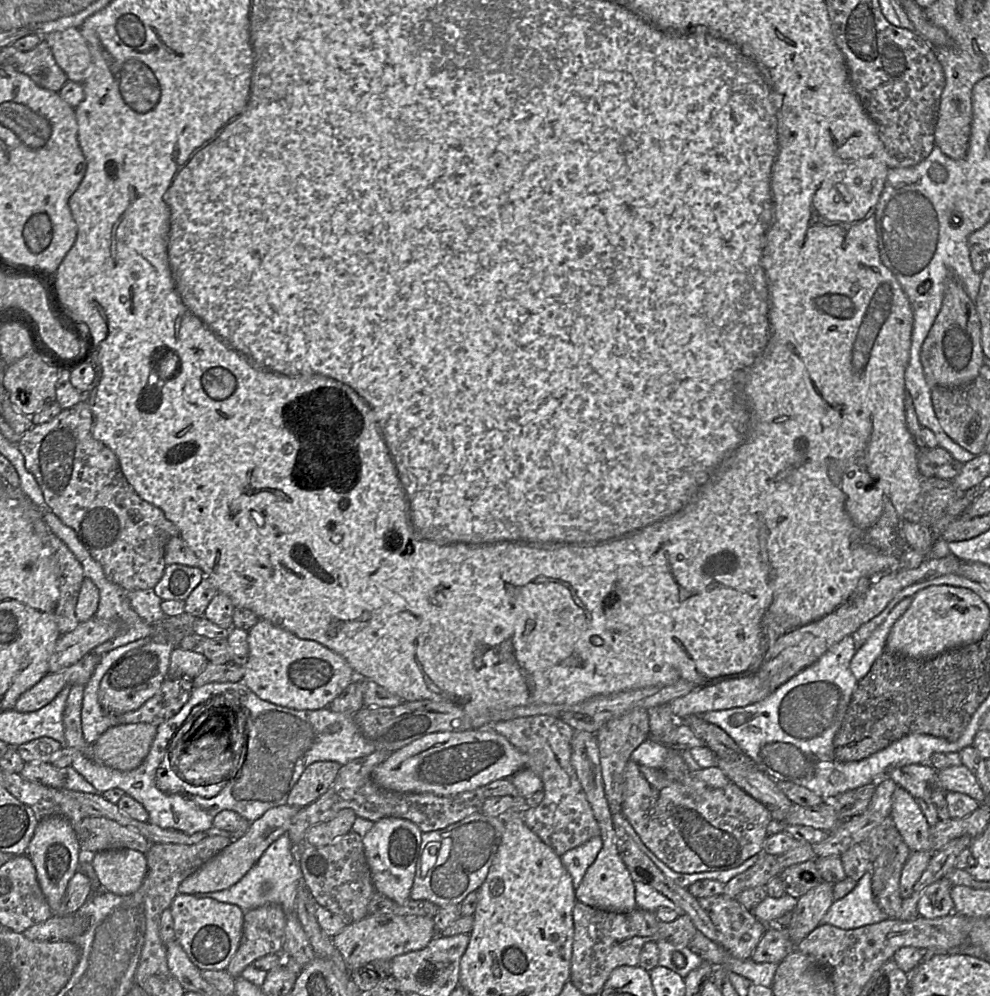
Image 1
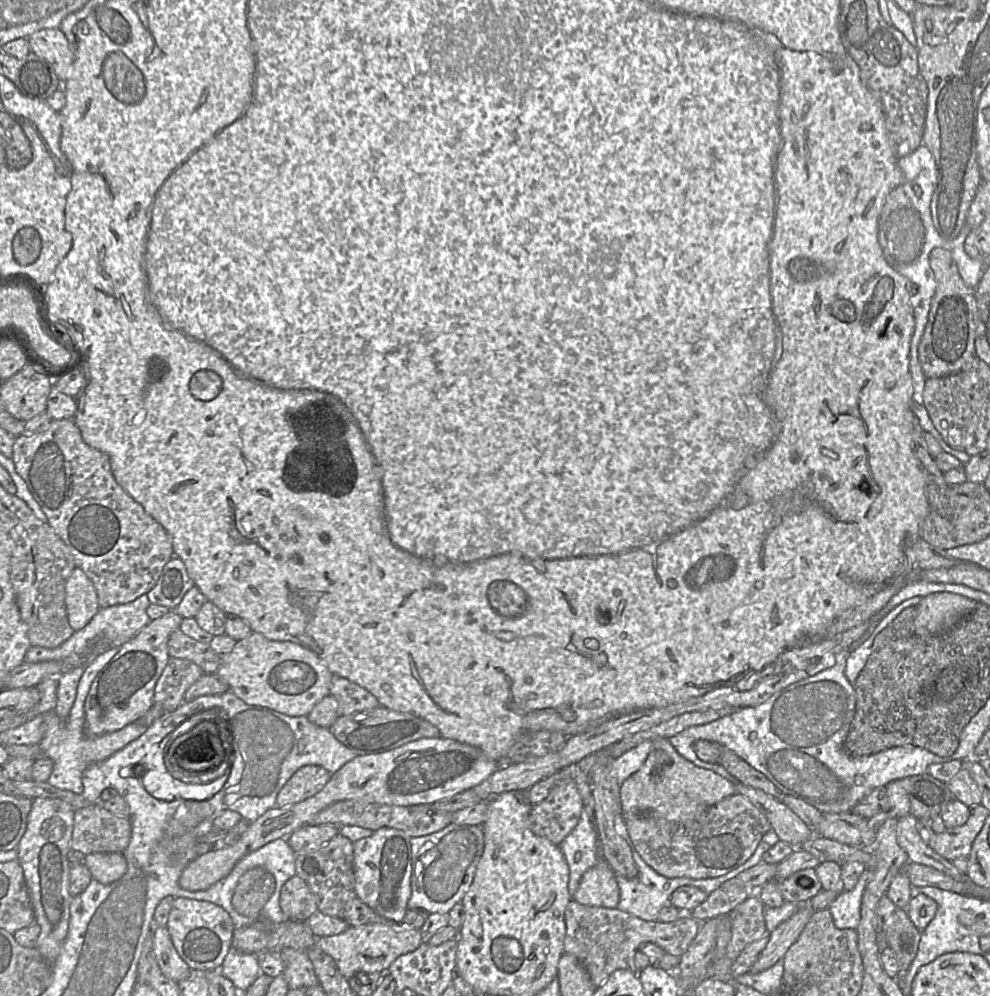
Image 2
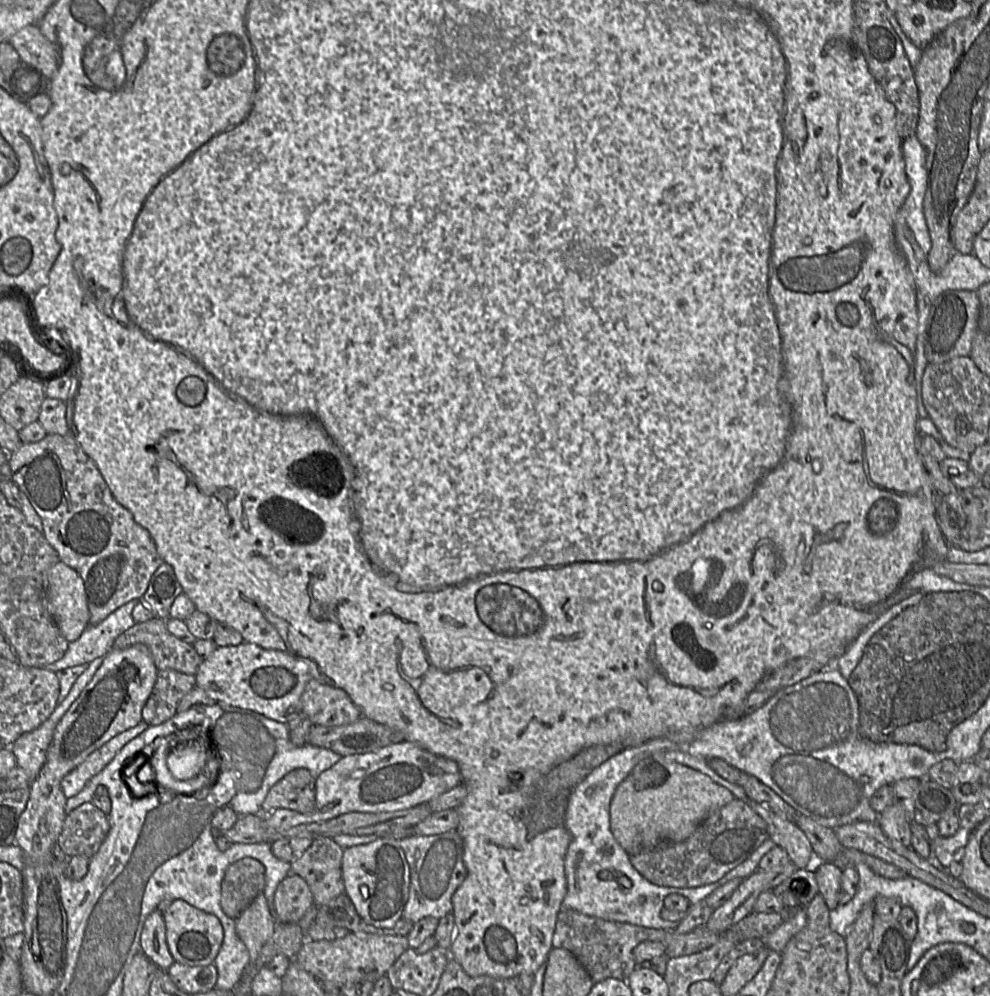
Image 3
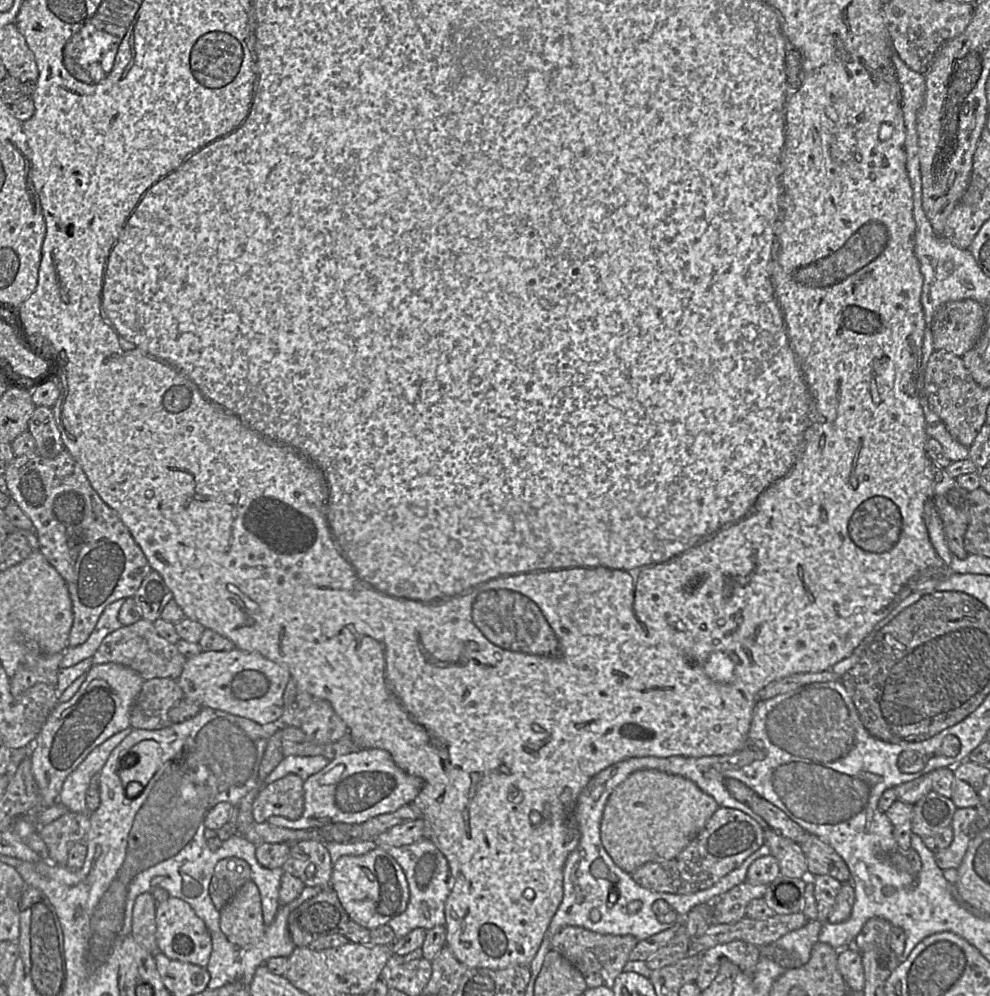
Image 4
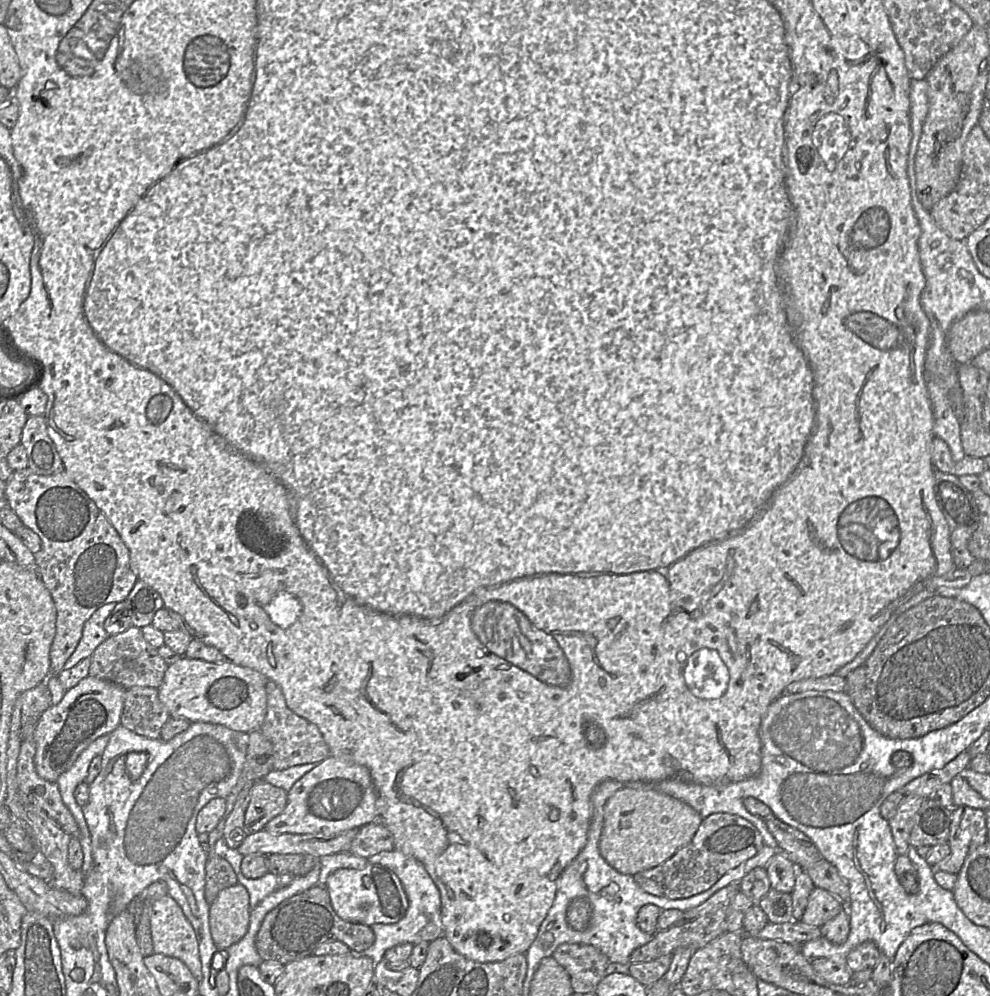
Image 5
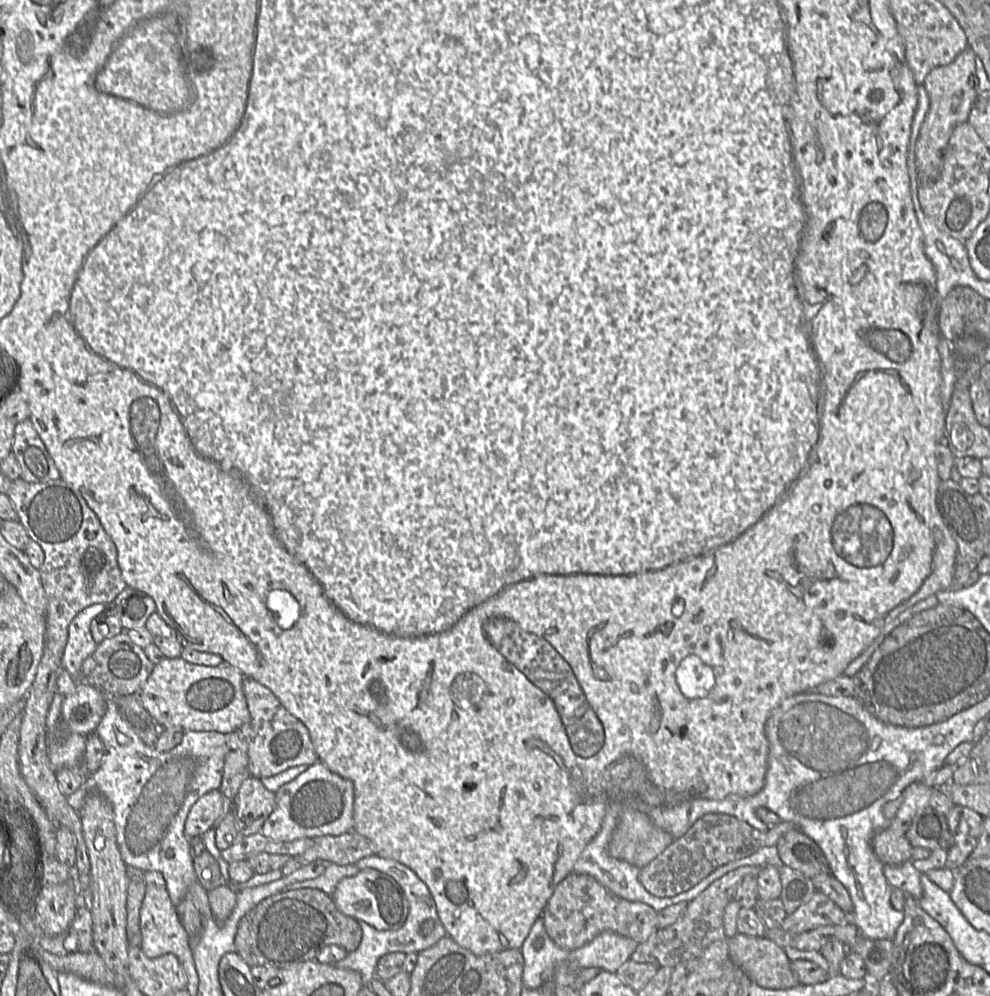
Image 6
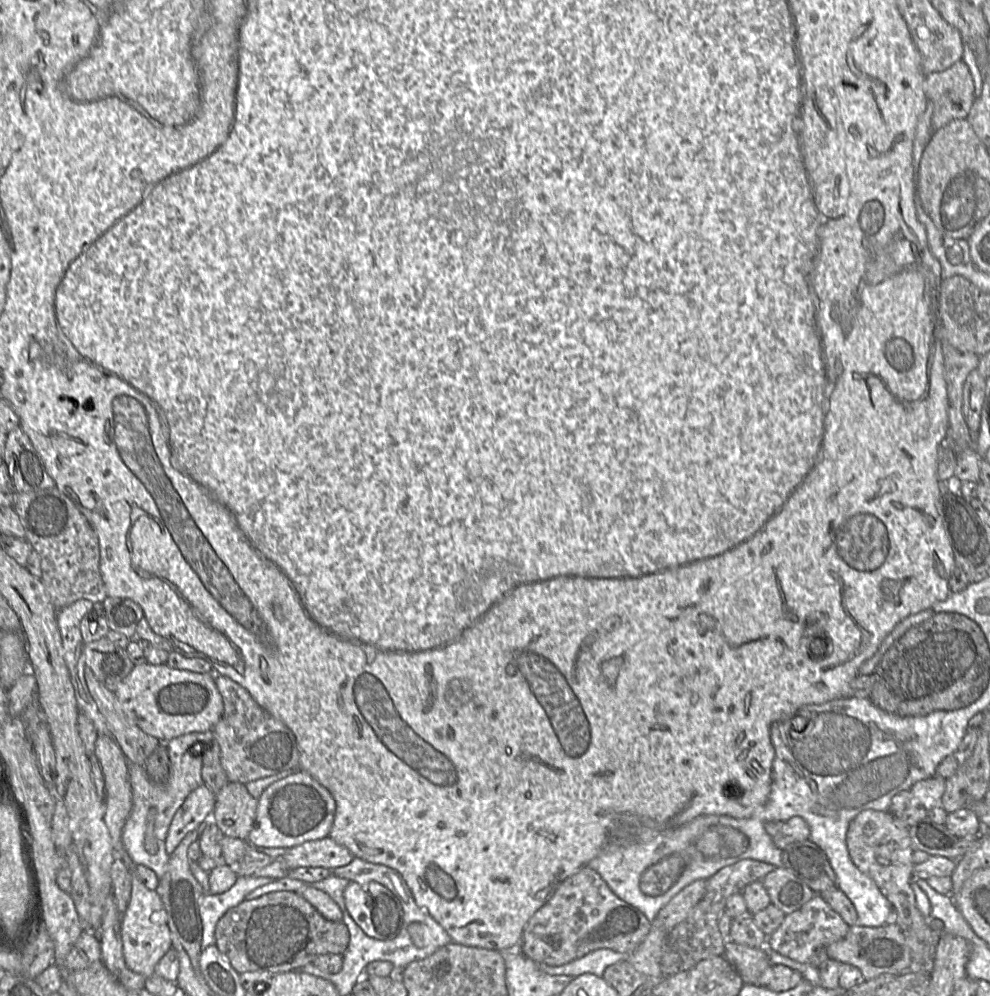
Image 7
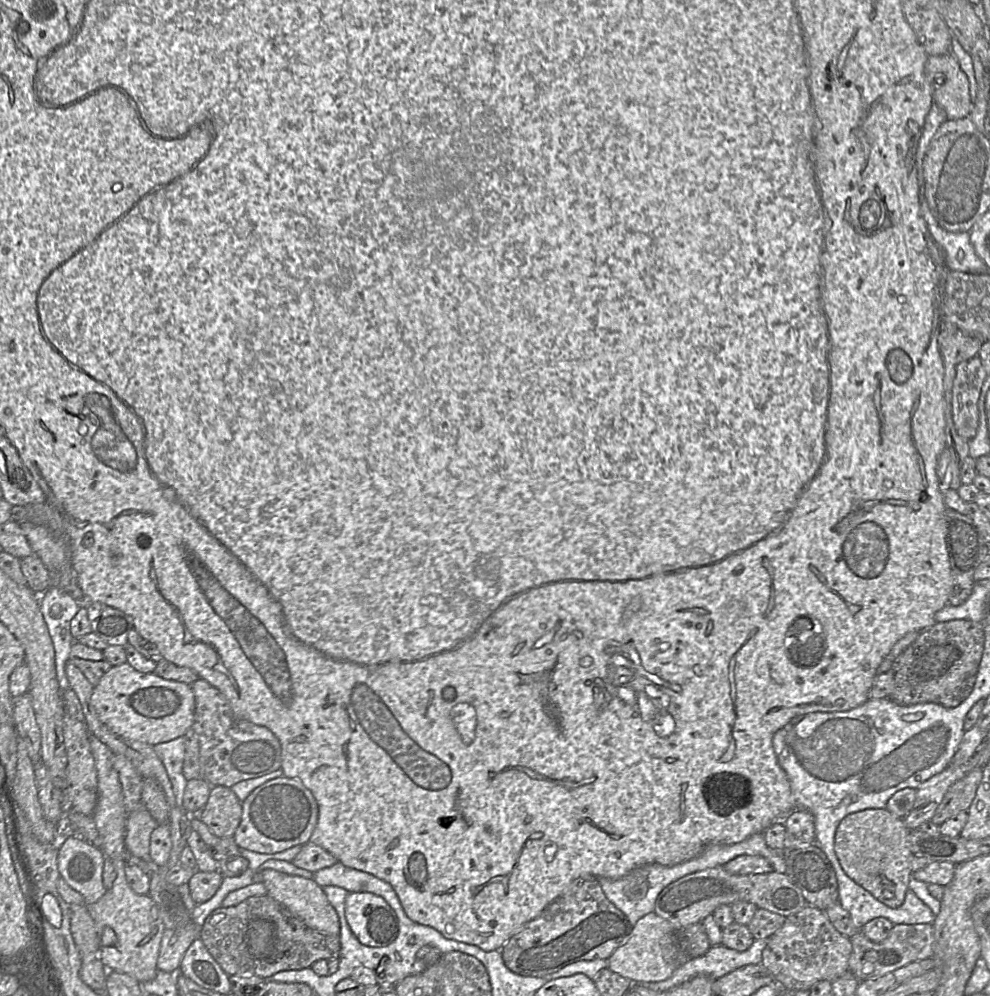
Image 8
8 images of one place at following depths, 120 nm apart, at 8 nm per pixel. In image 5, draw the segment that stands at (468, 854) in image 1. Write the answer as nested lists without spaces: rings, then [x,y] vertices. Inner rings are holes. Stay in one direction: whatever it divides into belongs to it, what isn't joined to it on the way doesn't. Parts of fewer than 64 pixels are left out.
[[[394,849],[374,854],[367,858],[367,860],[368,863],[379,864],[390,869],[398,876],[408,897],[408,910],[404,917],[396,923],[376,923],[371,925],[370,927],[375,934],[374,943],[362,952],[352,953],[370,957],[377,965],[384,958],[385,952],[396,945],[407,942],[413,945],[419,944],[422,941],[432,942],[444,935],[441,921],[440,891],[421,861]]]

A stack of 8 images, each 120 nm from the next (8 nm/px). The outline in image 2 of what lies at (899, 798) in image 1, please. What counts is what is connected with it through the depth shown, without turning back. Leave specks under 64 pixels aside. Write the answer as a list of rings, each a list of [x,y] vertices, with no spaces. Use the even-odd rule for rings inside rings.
[[[908,814],[899,818],[897,823],[897,841],[906,852],[908,860],[935,868],[955,880],[966,878],[966,873],[962,873],[951,861],[944,859],[924,843],[917,830],[917,822],[917,818]]]

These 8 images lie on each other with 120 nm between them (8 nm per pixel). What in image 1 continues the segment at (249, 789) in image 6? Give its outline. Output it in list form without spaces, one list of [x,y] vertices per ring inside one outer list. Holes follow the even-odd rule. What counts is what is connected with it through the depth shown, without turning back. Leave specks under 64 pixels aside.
[[[319,761],[309,765],[291,789],[287,805],[303,808],[315,802],[334,783],[341,767],[334,761]]]

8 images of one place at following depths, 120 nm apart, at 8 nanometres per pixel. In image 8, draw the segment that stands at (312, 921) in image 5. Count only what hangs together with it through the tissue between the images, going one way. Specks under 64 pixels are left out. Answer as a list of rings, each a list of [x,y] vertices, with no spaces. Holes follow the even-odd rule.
[[[268,894],[248,897],[237,905],[215,909],[200,927],[198,938],[229,976],[255,975],[264,979],[280,971],[311,967],[320,959],[338,958],[341,948],[339,935],[328,935],[310,928]]]

